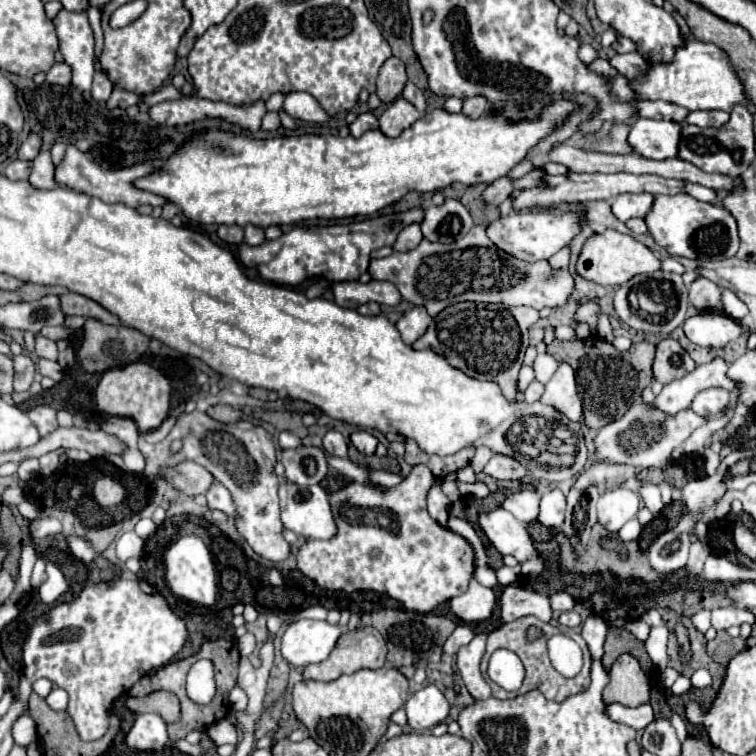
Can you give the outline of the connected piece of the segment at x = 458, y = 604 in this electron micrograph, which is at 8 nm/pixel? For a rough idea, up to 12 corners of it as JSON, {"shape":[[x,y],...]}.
{"shape":[[470,580],[464,594],[450,600],[464,622],[490,618],[494,592]]}

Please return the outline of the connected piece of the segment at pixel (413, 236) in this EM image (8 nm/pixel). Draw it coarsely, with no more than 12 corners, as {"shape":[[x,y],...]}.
{"shape":[[410,224],[392,248],[410,252],[422,242],[420,226]]}

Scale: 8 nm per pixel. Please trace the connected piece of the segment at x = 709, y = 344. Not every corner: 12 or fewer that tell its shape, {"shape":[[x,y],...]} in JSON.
{"shape":[[720,312],[686,318],[686,338],[702,348],[724,348],[742,322]]}

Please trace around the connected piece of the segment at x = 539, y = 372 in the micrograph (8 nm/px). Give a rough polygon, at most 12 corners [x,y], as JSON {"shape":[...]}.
{"shape":[[538,354],[532,368],[536,380],[546,384],[558,368],[550,354]]}

